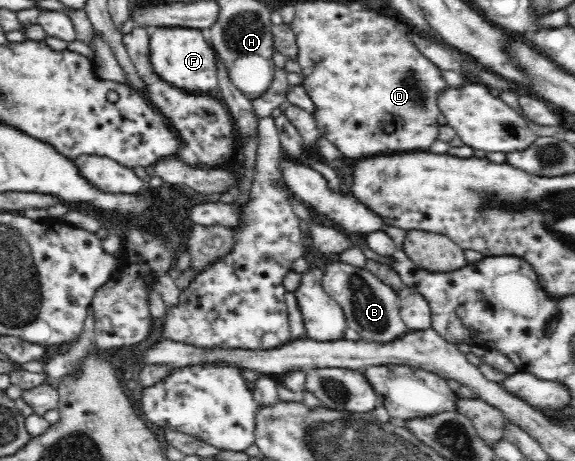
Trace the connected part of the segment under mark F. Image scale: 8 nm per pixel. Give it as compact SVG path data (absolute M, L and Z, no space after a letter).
M164 27L150 33L152 65L160 77L185 92L215 95L219 89L219 63L212 43L198 27Z

